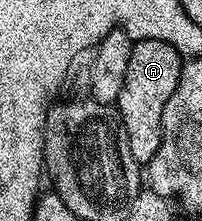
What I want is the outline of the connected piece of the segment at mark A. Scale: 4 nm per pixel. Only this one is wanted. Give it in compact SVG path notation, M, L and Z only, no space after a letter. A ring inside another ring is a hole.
M141 39L131 44L129 69L125 69L125 85L121 85L117 110L129 141L129 153L133 153L140 165L150 163L161 145L161 115L165 113L165 101L177 89L184 62L184 56L165 41Z

